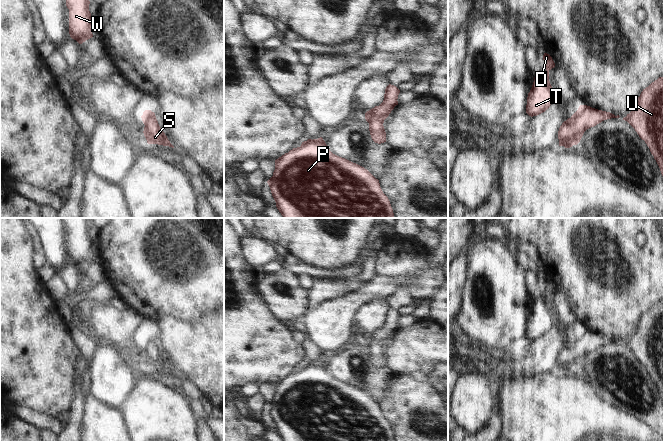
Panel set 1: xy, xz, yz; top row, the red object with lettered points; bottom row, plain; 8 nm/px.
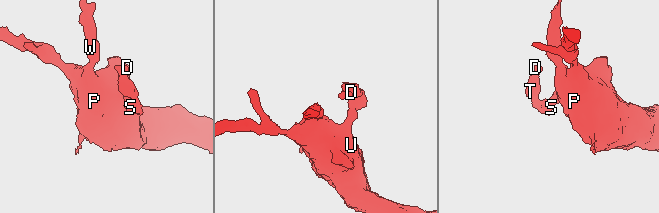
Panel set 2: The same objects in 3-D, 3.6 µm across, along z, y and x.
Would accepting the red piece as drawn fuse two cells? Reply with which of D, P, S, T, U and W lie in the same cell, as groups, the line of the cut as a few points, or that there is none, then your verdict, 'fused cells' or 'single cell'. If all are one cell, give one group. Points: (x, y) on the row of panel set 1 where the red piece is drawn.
D P S T U W; no cut; single cell

